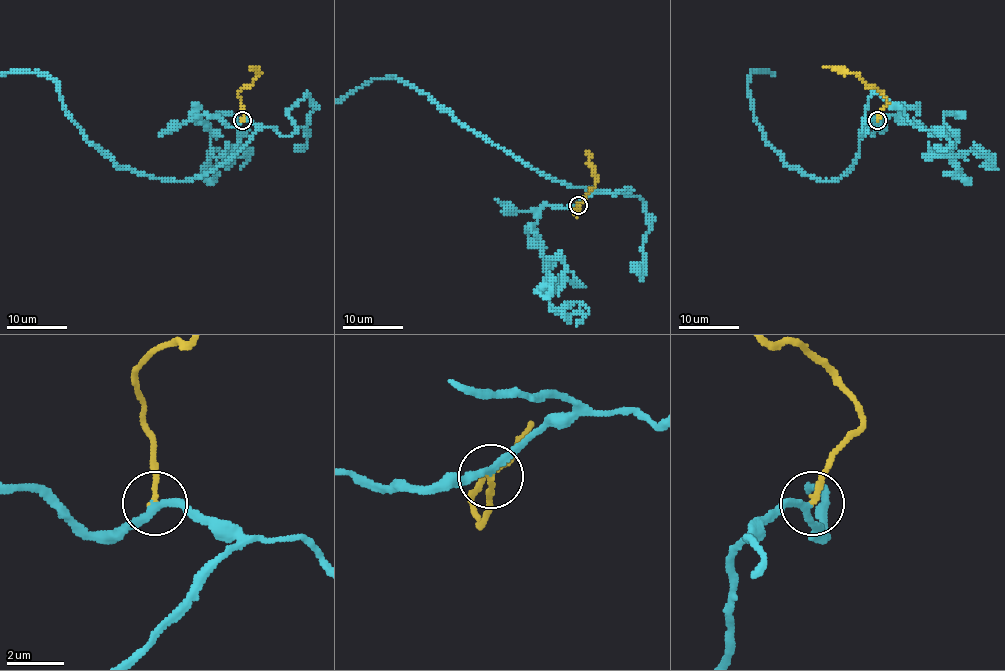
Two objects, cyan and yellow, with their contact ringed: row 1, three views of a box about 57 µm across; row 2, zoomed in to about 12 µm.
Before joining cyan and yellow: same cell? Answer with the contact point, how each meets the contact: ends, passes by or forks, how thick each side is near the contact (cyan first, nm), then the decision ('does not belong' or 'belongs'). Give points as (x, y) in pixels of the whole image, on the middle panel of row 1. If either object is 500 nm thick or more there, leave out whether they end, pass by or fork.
at (578, 205); cyan passes by; yellow ends there; 240 nm thick on the cyan side, 190 nm on the other; belongs

